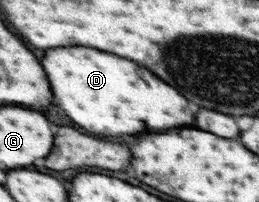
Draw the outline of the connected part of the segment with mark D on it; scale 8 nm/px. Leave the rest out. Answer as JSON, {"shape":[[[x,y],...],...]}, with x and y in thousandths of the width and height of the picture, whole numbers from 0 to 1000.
{"shape":[[[317,223],[224,233],[178,252],[162,322],[193,381],[208,500],[278,599],[340,649],[386,668],[517,668],[741,609],[741,550],[703,470],[556,332],[432,262]]]}

